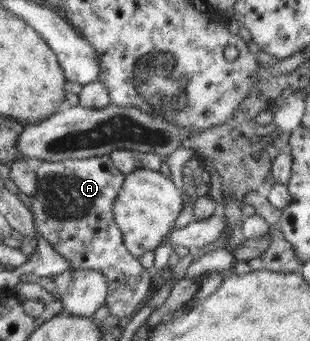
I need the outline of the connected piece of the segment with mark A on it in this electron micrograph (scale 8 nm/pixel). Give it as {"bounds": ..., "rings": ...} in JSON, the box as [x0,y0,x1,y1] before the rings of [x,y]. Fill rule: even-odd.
{"bounds":[31,155,157,319],"rings":[[[101,155],[98,157],[91,157],[88,159],[78,159],[78,158],[68,158],[59,162],[51,162],[49,160],[43,160],[43,163],[37,167],[36,178],[37,178],[37,191],[36,194],[31,197],[31,211],[32,216],[34,217],[34,223],[36,224],[37,231],[41,234],[52,246],[57,253],[60,253],[62,256],[65,256],[65,259],[69,262],[70,269],[86,269],[86,270],[97,270],[100,271],[105,277],[108,279],[108,294],[106,297],[105,306],[109,308],[110,315],[117,315],[118,319],[122,317],[127,317],[127,315],[131,315],[133,311],[135,311],[135,307],[145,299],[145,295],[147,295],[147,291],[152,289],[153,286],[157,286],[157,282],[154,279],[154,274],[150,272],[148,269],[145,269],[139,260],[134,255],[131,255],[125,244],[122,240],[122,231],[117,227],[114,219],[113,219],[113,204],[115,198],[117,197],[118,191],[121,189],[121,186],[124,182],[125,174],[121,173],[116,165],[113,164],[109,155]]]}

